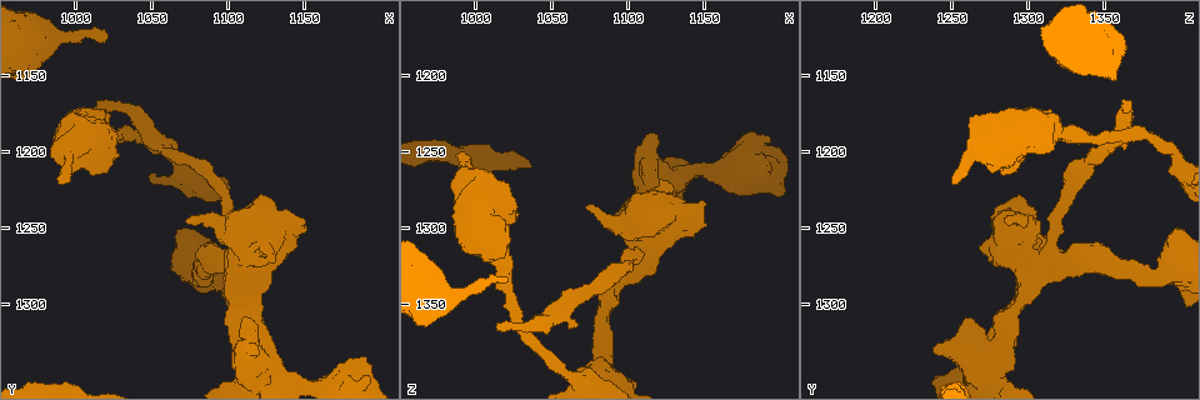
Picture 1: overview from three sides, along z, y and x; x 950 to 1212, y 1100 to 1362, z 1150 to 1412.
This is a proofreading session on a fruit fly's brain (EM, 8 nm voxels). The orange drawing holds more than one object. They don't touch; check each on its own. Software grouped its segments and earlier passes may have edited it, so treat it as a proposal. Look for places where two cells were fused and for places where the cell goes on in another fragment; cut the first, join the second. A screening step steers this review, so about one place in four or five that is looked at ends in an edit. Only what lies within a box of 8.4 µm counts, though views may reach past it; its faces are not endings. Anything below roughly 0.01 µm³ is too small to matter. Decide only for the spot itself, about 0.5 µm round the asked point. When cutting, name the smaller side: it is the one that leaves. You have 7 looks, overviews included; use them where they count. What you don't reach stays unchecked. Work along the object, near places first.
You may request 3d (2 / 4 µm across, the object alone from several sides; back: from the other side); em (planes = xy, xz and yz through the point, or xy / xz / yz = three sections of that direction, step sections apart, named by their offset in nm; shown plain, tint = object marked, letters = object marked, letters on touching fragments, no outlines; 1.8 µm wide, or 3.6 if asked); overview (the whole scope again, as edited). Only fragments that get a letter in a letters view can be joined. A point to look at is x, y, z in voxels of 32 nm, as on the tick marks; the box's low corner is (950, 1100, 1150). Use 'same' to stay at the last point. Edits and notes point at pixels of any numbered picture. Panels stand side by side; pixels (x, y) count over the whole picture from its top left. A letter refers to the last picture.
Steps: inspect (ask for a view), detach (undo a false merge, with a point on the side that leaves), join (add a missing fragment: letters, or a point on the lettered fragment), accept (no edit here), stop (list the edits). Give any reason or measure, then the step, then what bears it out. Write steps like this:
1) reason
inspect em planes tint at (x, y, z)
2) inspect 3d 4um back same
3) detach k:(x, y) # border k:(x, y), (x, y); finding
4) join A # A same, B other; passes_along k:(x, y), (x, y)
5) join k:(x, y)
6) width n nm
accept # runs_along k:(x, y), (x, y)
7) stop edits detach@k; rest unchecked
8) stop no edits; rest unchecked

branch stops here
inspect 3d 2um at (990, 1220, 1250)

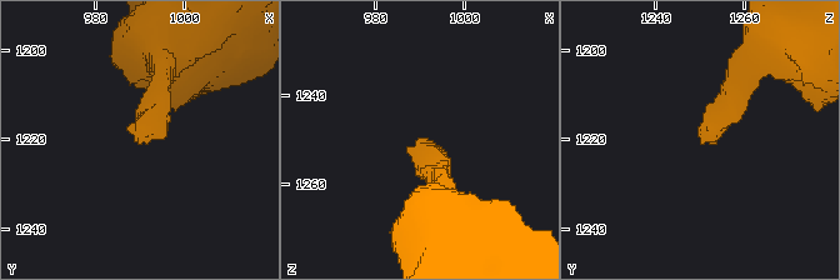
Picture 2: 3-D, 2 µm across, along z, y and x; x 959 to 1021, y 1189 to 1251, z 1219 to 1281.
need the tissue
inspect em xy step 8 letters at (990, 1221, 1250)

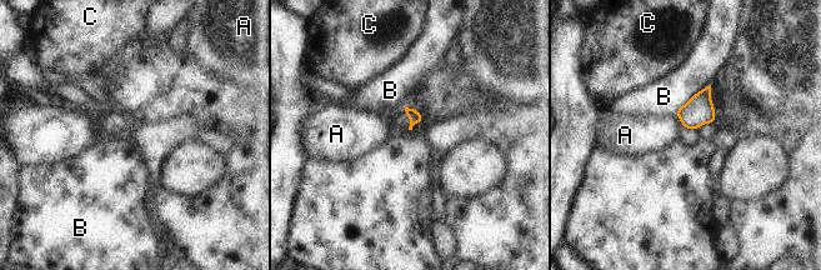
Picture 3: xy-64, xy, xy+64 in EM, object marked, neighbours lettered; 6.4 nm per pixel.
inspect em planes letters same

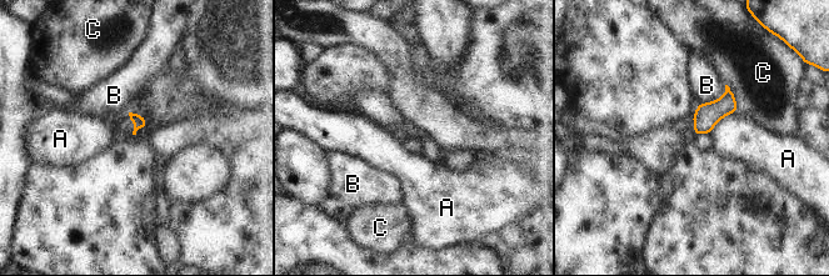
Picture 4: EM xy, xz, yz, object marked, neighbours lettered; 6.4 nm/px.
accept # A other, B other, C other; border 4:(725, 85), (719, 98), (697, 105); no lettered fragment goes on from it

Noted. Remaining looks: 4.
an open end
inspect em 3.6um planes letters at (1014, 1174, 1366)

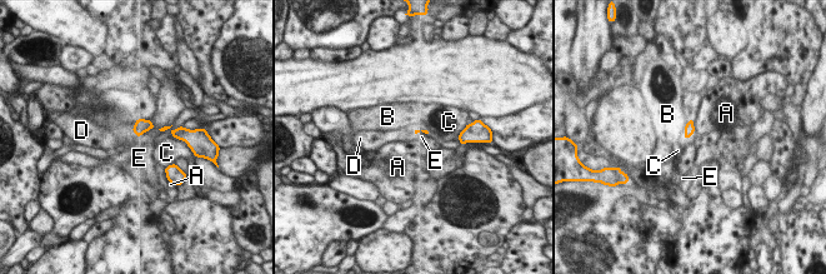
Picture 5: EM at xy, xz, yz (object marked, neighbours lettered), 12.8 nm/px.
join D # A other, B other, C other, D same, E other; passes_along 5:(141, 125), (134, 131), (115, 134); the cell continues

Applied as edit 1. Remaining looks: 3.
free end
inspect em planes letters at (1018, 1122, 1334)

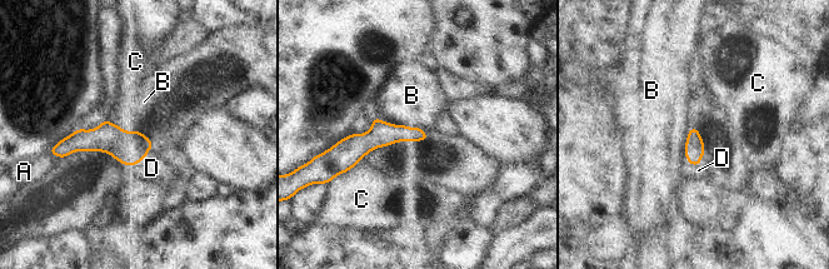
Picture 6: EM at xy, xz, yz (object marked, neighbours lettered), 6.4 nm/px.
join D # A other, B other, C other, D same; passes_along 6:(129, 148), (144, 157), (151, 168); the cell continues

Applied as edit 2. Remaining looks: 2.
stop edits join@5, join@6; rest unchecked

